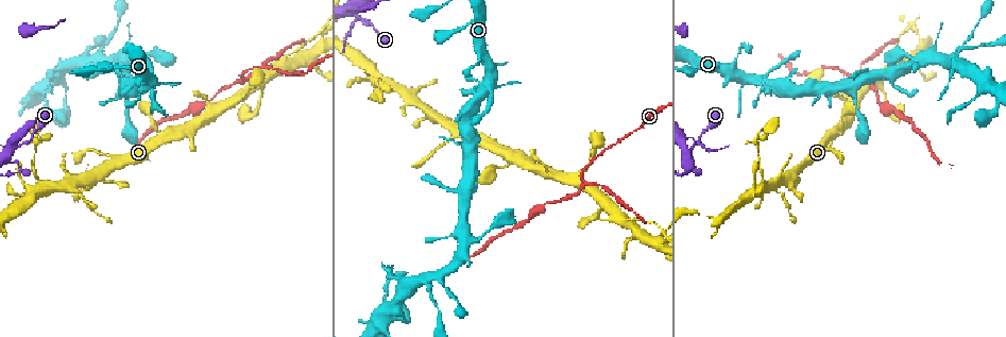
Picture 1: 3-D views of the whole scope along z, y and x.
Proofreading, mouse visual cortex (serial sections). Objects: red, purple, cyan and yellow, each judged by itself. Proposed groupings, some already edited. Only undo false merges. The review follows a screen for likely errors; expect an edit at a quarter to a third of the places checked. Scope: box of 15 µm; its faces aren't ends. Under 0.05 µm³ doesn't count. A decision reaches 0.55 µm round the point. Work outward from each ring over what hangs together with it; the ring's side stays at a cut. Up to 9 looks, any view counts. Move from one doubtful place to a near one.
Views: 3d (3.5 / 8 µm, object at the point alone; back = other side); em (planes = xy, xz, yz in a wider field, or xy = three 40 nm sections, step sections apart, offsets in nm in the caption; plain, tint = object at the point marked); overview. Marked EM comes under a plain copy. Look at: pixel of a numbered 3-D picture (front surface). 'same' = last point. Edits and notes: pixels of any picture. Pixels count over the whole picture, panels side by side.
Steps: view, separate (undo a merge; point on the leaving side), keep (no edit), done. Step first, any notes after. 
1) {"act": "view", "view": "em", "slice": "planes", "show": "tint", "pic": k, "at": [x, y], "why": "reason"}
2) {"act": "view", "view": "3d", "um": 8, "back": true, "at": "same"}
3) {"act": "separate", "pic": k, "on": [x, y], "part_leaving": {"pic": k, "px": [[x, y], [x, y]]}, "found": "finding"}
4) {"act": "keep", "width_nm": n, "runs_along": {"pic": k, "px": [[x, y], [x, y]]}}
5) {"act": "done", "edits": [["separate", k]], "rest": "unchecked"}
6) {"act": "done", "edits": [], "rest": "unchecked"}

{"act": "view", "view": "3d", "um": 3.5, "pic": 1, "at": [38, 176], "why": "three-way junction"}

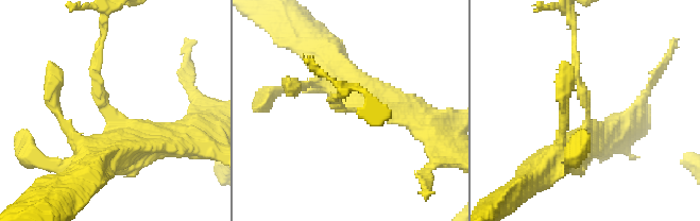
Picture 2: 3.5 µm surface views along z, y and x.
{"act": "view", "view": "em", "slice": "xy", "step": 1, "show": "tint", "pic": 2, "at": [587, 111], "arms": 3, "arm_widths_nm": [100, 350, 450]}

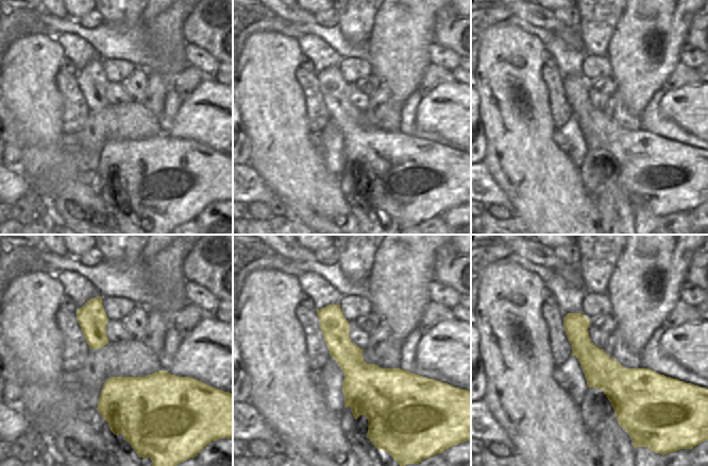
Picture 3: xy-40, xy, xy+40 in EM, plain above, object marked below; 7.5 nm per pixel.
{"act": "view", "view": "em", "slice": "planes", "show": "tint", "at": "same", "why": "cut it another way"}

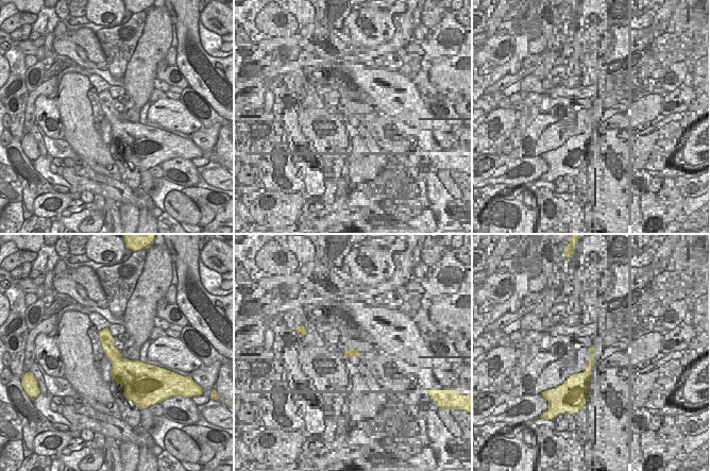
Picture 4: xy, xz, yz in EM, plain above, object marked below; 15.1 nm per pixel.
{"act": "keep", "runs_along": {"pic": 2, "px": [[154, 142], [108, 123], [96, 45]]}, "found": "one cell here"}

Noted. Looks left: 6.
{"act": "view", "view": "3d", "um": 8, "pic": 1, "at": [38, 130], "why": "sharp bend"}

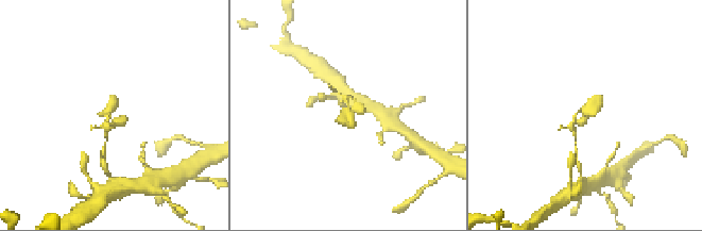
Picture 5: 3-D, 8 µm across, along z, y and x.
{"act": "view", "view": "3d", "um": 3.5, "pic": 5, "at": [348, 106], "why": "zoom in"}

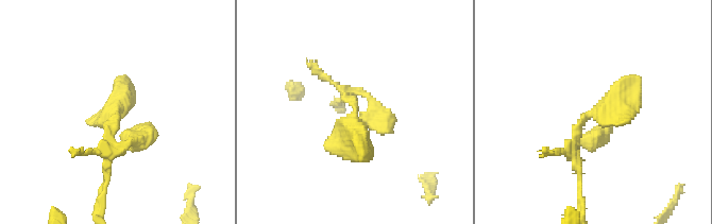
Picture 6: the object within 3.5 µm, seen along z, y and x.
{"act": "view", "view": "em", "slice": "planes", "show": "tint", "pic": 6, "at": [587, 119], "why": "shape alone is not enough"}

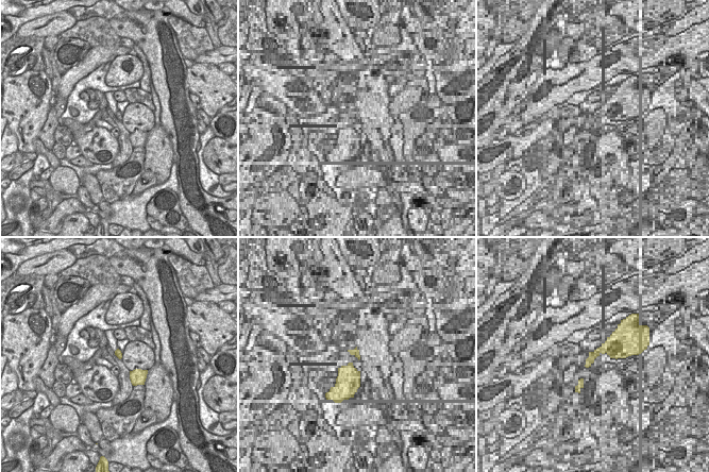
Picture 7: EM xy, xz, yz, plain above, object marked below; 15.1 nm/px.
{"act": "separate", "pic": 6, "on": [150, 134], "found": "two cells meet here"}

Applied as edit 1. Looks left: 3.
{"act": "view", "view": "3d", "um": 3.5, "pic": 1, "at": [582, 181], "why": "side arm on a straight run"}

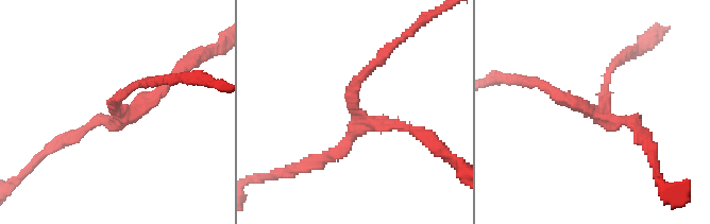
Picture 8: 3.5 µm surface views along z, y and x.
{"act": "view", "view": "em", "slice": "xy", "step": 1, "show": "tint", "pic": 8, "at": [121, 113], "why": "now the EM"}

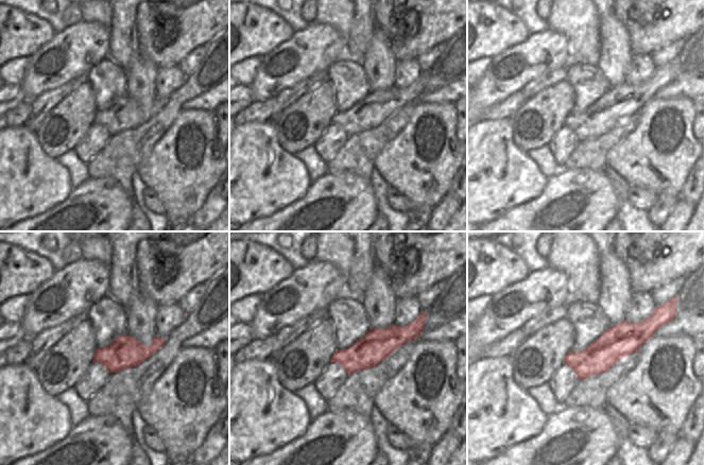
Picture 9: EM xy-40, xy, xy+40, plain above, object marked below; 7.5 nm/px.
{"act": "keep", "arm_widths_nm": [100, 150, 150], "runs_along": {"pic": 8, "px": [[375, 63], [353, 84], [359, 127], [317, 162]]}, "found": "continuous, no second cell"}

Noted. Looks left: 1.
{"act": "done", "edits": [["separate", 6]], "rest": "unchecked"}

